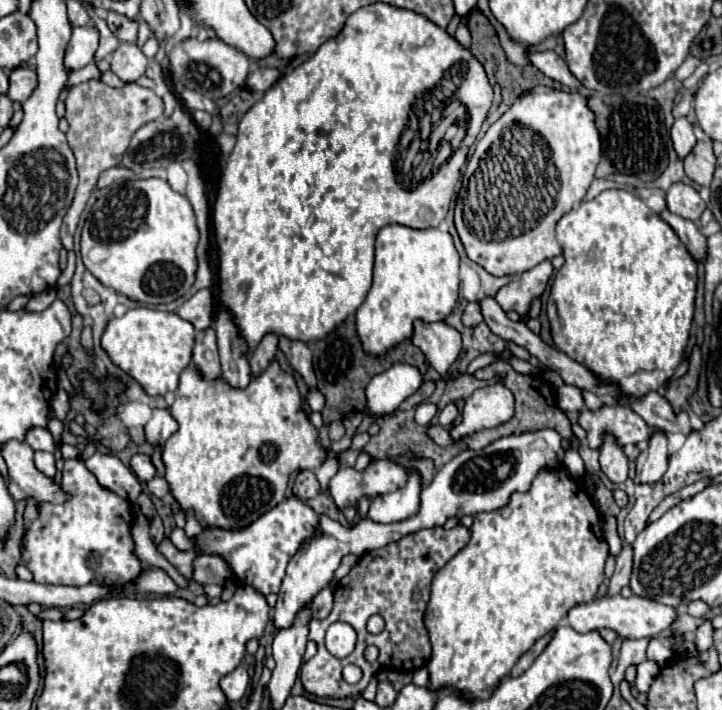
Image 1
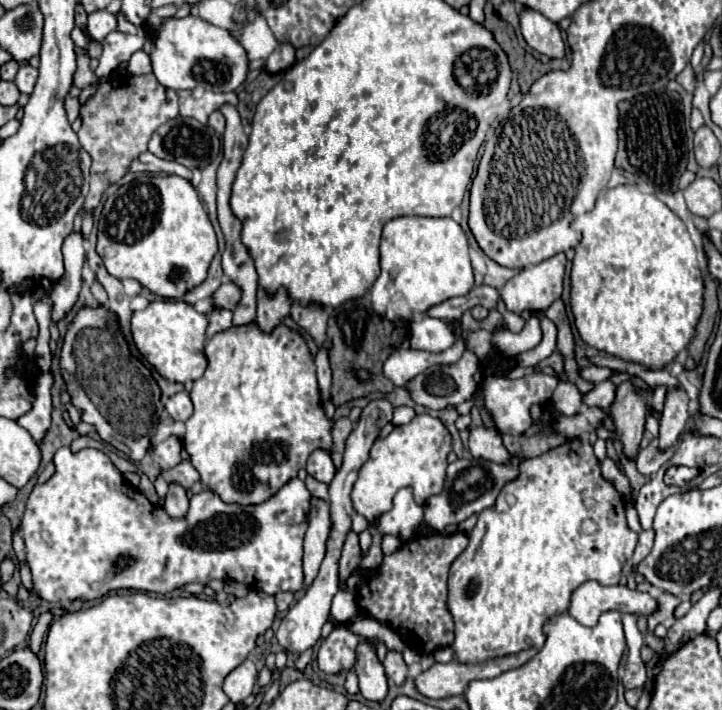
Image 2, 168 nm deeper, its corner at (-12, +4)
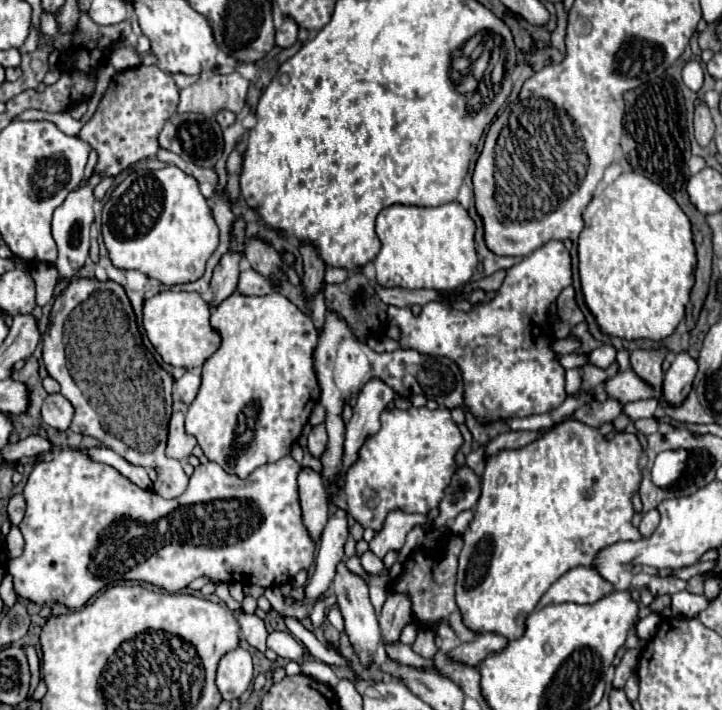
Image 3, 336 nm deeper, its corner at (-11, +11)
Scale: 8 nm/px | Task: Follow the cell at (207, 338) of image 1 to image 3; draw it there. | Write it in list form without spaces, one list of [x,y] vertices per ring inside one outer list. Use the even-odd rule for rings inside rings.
[[[227,250],[219,264],[215,266],[213,270],[213,280],[211,284],[217,286],[217,296],[215,296],[215,304],[223,302],[235,288],[237,288],[237,280],[239,280],[239,260],[243,258],[241,252],[235,252],[235,250]]]

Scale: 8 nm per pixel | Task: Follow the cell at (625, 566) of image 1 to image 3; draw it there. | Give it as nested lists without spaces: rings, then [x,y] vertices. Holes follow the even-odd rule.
[[[657,510],[645,512],[645,514],[643,514],[643,520],[641,520],[641,524],[639,524],[641,536],[643,536],[643,538],[651,536],[651,532],[655,532],[657,524],[659,524],[659,512],[657,512]]]

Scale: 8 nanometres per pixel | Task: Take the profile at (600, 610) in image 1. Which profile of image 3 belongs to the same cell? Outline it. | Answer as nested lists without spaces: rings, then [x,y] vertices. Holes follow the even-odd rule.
[[[579,566],[565,572],[539,600],[537,610],[547,604],[561,604],[561,602],[575,602],[575,604],[593,604],[607,596],[613,586],[603,580],[593,568]]]

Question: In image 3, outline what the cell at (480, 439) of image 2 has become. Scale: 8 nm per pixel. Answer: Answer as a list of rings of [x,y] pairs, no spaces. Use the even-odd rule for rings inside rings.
[[[575,418],[565,420],[553,428],[549,428],[545,434],[541,434],[537,440],[533,440],[531,444],[519,448],[519,450],[507,450],[507,452],[499,452],[497,456],[493,456],[491,460],[487,460],[485,464],[485,472],[483,472],[483,484],[481,484],[481,498],[475,506],[475,518],[469,524],[469,528],[463,534],[465,546],[461,550],[459,556],[459,572],[457,572],[457,606],[461,608],[463,614],[463,622],[467,628],[475,630],[475,632],[499,632],[503,634],[507,640],[515,640],[523,634],[523,620],[533,612],[535,604],[539,602],[539,598],[543,596],[543,592],[547,592],[547,588],[559,578],[563,576],[563,572],[577,568],[577,566],[591,566],[595,554],[613,544],[613,542],[621,542],[621,540],[639,540],[641,534],[639,530],[631,524],[633,518],[633,504],[631,498],[633,494],[639,490],[641,484],[641,468],[639,468],[639,458],[643,456],[643,448],[637,440],[635,434],[629,432],[621,432],[619,438],[605,438],[599,428],[587,426]],[[593,490],[593,496],[587,496],[587,492]]]

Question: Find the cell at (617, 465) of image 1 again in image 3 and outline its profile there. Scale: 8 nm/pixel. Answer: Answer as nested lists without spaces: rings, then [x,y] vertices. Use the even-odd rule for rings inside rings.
[[[639,348],[635,352],[631,352],[631,368],[643,378],[647,380],[647,384],[659,388],[661,386],[661,378],[663,378],[663,358],[669,354],[667,348],[657,348],[657,350],[645,350]]]

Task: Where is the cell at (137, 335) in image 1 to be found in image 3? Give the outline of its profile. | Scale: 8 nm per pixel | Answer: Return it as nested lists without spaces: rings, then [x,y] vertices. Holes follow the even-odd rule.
[[[159,292],[157,296],[145,300],[143,314],[143,328],[167,364],[183,368],[203,366],[203,362],[215,354],[221,344],[219,332],[209,324],[211,308],[197,292]]]

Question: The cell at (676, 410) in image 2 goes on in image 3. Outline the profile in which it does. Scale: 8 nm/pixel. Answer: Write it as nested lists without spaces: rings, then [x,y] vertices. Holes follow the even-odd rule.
[[[679,352],[663,376],[663,398],[669,404],[681,404],[697,374],[697,362],[687,352]]]

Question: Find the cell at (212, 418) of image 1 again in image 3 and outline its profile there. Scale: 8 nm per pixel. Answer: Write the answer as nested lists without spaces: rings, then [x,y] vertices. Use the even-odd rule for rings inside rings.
[[[237,290],[225,298],[213,312],[211,312],[211,326],[221,334],[221,346],[219,350],[203,364],[203,382],[201,382],[201,388],[199,388],[199,394],[197,398],[191,402],[187,414],[185,414],[185,428],[189,434],[193,434],[199,442],[199,446],[203,448],[205,456],[211,460],[211,462],[217,462],[225,472],[233,472],[237,474],[239,478],[247,478],[257,466],[263,466],[263,464],[269,464],[269,462],[275,462],[283,456],[289,454],[293,442],[297,442],[297,438],[301,436],[301,430],[305,426],[305,422],[309,420],[309,414],[313,410],[313,406],[317,404],[319,400],[319,384],[317,384],[317,376],[315,376],[315,370],[313,370],[313,350],[315,350],[315,344],[317,344],[317,328],[313,326],[313,320],[303,314],[293,302],[289,302],[283,294],[279,292],[273,292],[269,296],[245,296],[245,294],[239,294]]]

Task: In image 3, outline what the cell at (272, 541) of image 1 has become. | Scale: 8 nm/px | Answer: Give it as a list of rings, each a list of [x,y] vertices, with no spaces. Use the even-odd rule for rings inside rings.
[[[65,448],[59,450],[57,454],[53,454],[51,462],[41,462],[33,468],[27,484],[25,484],[25,500],[27,500],[27,512],[25,518],[21,520],[19,528],[23,532],[25,538],[25,550],[19,558],[9,560],[9,574],[13,576],[13,586],[17,596],[27,598],[31,602],[37,604],[47,604],[51,600],[65,604],[71,610],[79,610],[85,606],[85,602],[97,594],[101,588],[115,584],[117,578],[119,580],[137,580],[137,582],[149,582],[155,584],[167,592],[179,592],[185,586],[189,586],[195,578],[207,576],[213,582],[239,582],[239,584],[257,584],[263,588],[271,588],[271,586],[279,586],[279,584],[287,584],[295,578],[295,574],[303,568],[309,568],[315,560],[315,552],[317,552],[317,544],[311,538],[311,534],[307,532],[305,524],[303,524],[303,516],[301,516],[301,506],[299,506],[299,492],[297,492],[297,472],[299,472],[299,464],[291,458],[285,456],[273,464],[265,464],[261,468],[257,468],[255,472],[251,472],[245,480],[241,480],[237,474],[229,474],[225,472],[219,464],[215,462],[207,462],[207,464],[199,464],[191,476],[189,488],[173,500],[165,500],[159,494],[151,492],[151,490],[143,490],[139,486],[135,486],[129,478],[125,478],[123,474],[119,474],[115,468],[107,466],[107,464],[99,464],[99,462],[91,462],[87,460],[87,456],[79,450],[73,448]]]

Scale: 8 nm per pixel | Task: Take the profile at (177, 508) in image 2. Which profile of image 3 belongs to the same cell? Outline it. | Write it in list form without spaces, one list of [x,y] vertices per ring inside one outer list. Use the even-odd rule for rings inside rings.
[[[75,278],[55,298],[51,316],[49,316],[49,328],[43,334],[43,364],[49,376],[53,376],[61,384],[61,394],[75,408],[71,430],[77,434],[89,434],[97,438],[99,442],[113,448],[131,464],[137,464],[137,466],[155,464],[155,470],[157,470],[155,492],[163,498],[175,498],[185,492],[189,484],[189,476],[183,472],[183,466],[179,460],[171,460],[165,454],[167,424],[169,424],[165,405],[169,412],[172,412],[171,397],[174,379],[160,366],[156,368],[151,366],[147,354],[149,350],[143,344],[135,312],[131,308],[131,302],[123,286],[113,284],[109,280],[99,282],[95,278]]]

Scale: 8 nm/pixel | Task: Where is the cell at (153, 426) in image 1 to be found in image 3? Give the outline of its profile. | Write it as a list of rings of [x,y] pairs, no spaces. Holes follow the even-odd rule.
[[[187,370],[177,382],[175,382],[175,388],[181,396],[181,400],[185,404],[191,404],[197,396],[197,390],[199,390],[199,384],[201,384],[201,374],[199,370]]]

